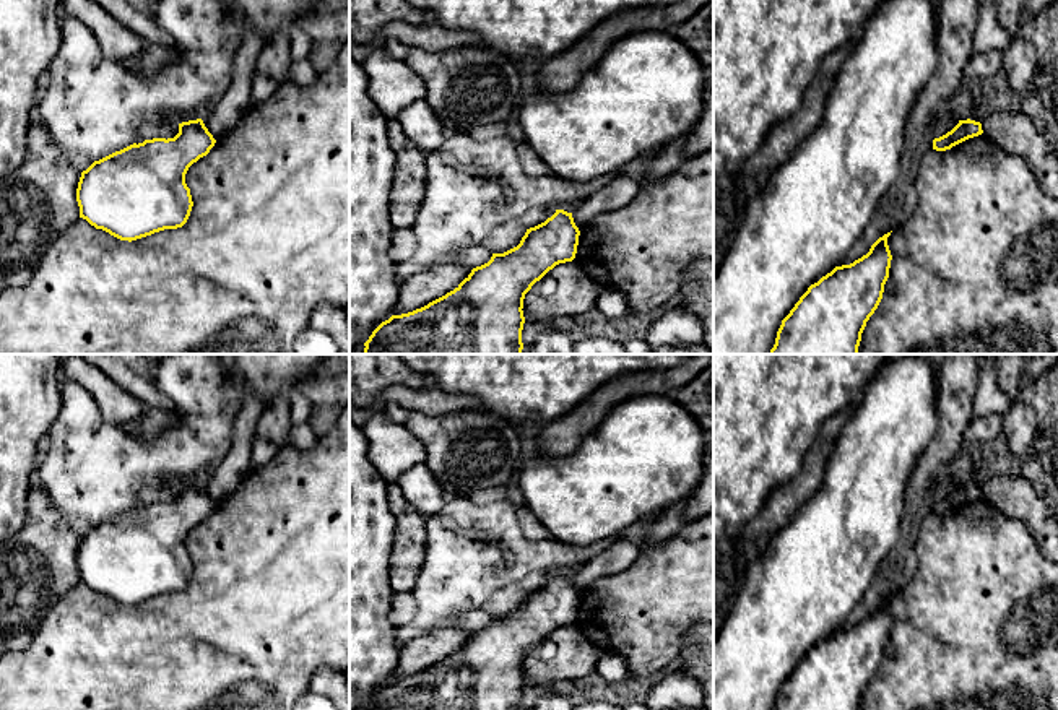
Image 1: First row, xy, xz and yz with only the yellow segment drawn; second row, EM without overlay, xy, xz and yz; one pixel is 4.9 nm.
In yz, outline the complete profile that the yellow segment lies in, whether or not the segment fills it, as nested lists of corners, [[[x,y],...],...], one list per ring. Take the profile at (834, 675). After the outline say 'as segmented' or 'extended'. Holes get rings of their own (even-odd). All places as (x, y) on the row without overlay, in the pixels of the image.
[[[879,601],[866,619],[850,629],[835,630],[811,648],[782,684],[774,710],[860,710],[866,686],[878,673],[889,642],[891,614],[887,601]]]; as segmented

